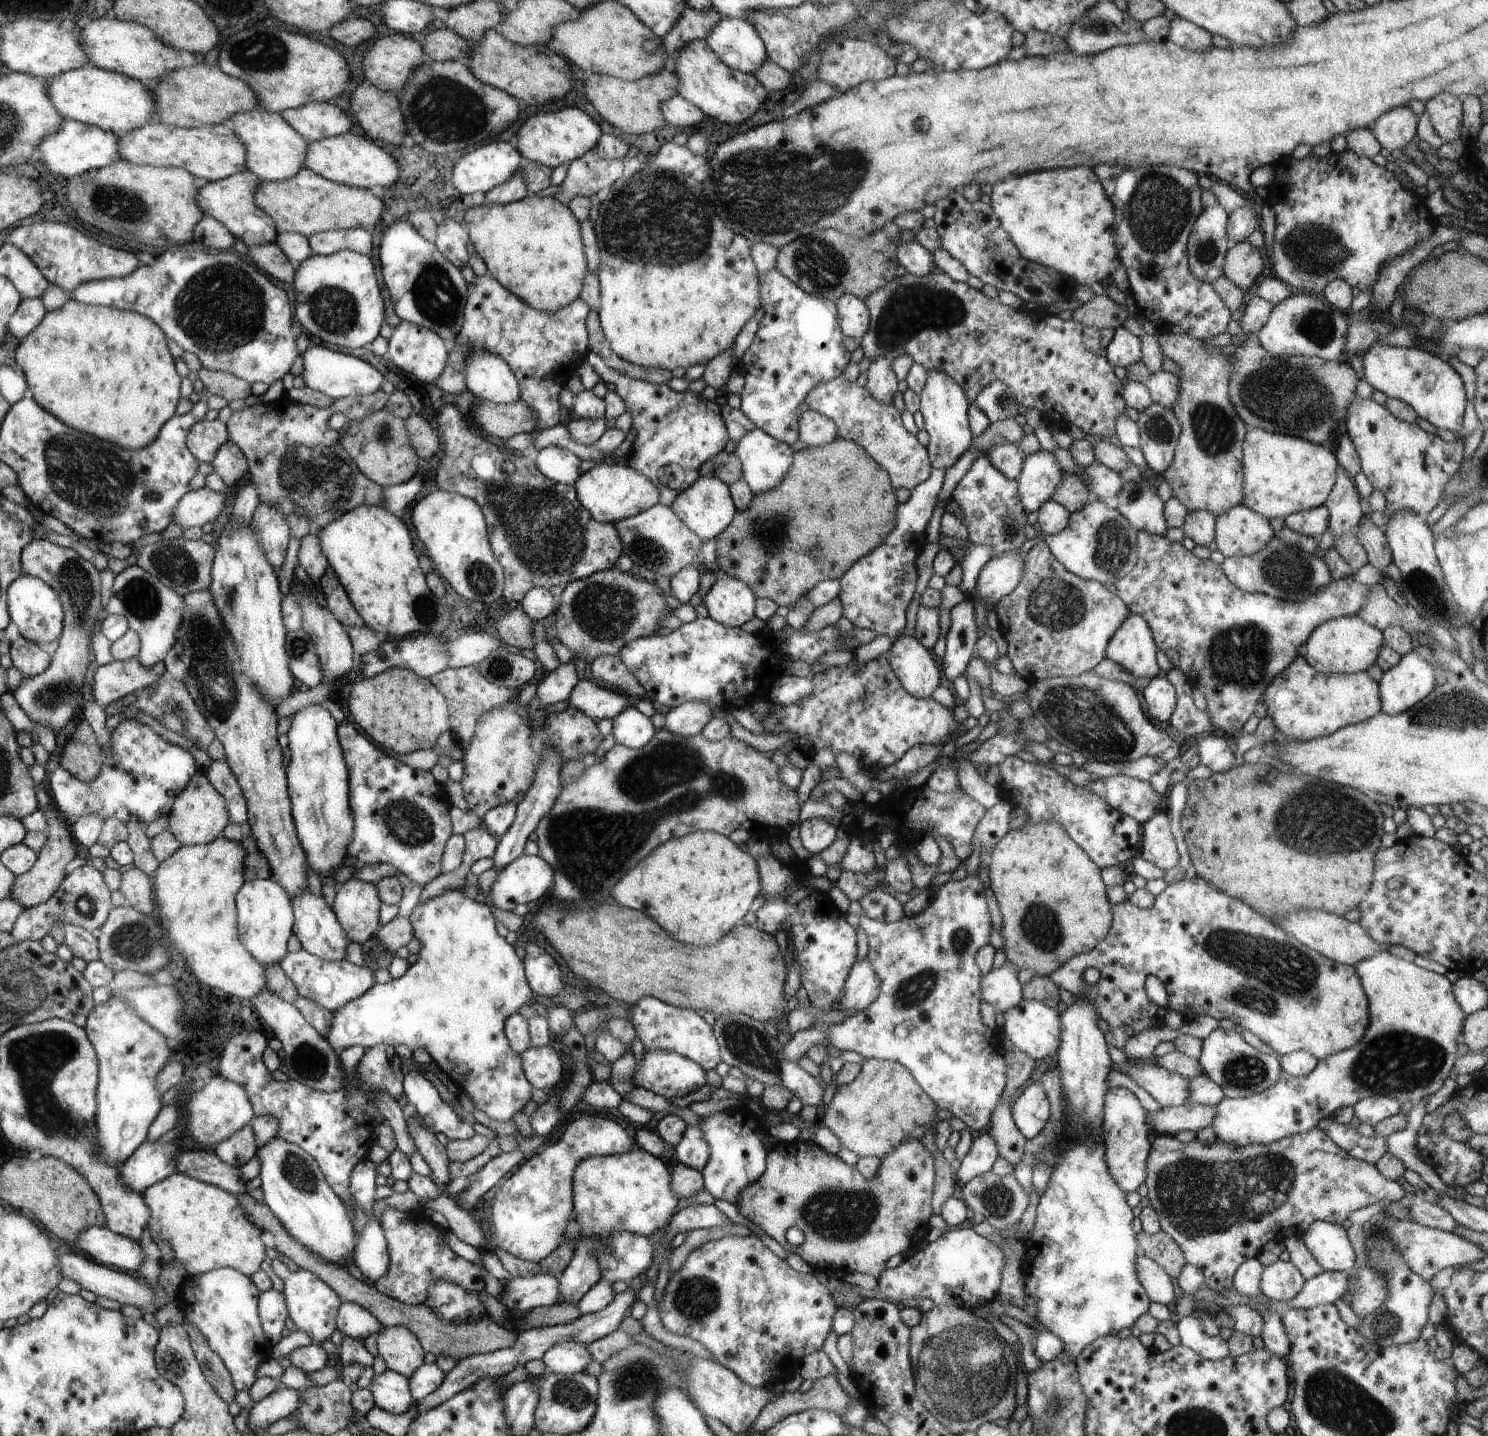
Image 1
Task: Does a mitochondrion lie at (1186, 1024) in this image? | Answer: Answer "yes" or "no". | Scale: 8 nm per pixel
no

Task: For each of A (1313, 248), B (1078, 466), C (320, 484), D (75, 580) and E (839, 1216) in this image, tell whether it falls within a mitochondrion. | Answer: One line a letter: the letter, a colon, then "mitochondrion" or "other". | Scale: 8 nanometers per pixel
A: mitochondrion
B: other
C: mitochondrion
D: mitochondrion
E: mitochondrion

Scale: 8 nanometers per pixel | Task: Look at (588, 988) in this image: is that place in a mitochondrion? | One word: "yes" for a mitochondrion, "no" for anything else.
no

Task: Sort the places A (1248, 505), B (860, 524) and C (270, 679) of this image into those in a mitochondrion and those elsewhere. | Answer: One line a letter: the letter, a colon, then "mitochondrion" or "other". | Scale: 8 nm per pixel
A: other
B: other
C: other

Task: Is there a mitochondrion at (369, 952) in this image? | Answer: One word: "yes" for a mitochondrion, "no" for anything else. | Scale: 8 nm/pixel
no

